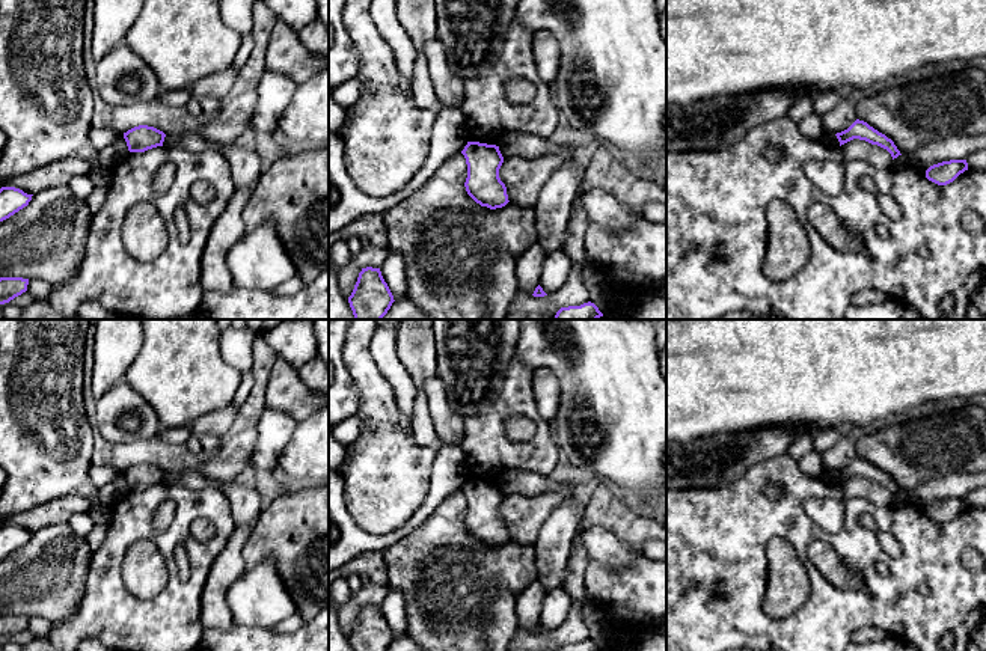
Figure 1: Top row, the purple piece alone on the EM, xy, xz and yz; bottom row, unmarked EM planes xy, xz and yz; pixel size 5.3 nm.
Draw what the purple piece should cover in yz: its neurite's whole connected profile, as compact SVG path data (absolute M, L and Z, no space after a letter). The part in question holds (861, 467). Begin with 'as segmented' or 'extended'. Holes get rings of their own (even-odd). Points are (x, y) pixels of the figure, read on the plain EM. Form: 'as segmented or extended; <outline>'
as segmented; M856 457L847 467L837 470L835 473L840 479L840 484L853 476L859 476L886 487L893 497L902 493L891 476L859 457Z

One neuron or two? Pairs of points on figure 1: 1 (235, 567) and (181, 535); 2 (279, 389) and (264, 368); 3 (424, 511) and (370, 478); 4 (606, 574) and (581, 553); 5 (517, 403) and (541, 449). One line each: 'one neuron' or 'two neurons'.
1: two neurons
2: two neurons
3: two neurons
4: two neurons
5: one neuron

